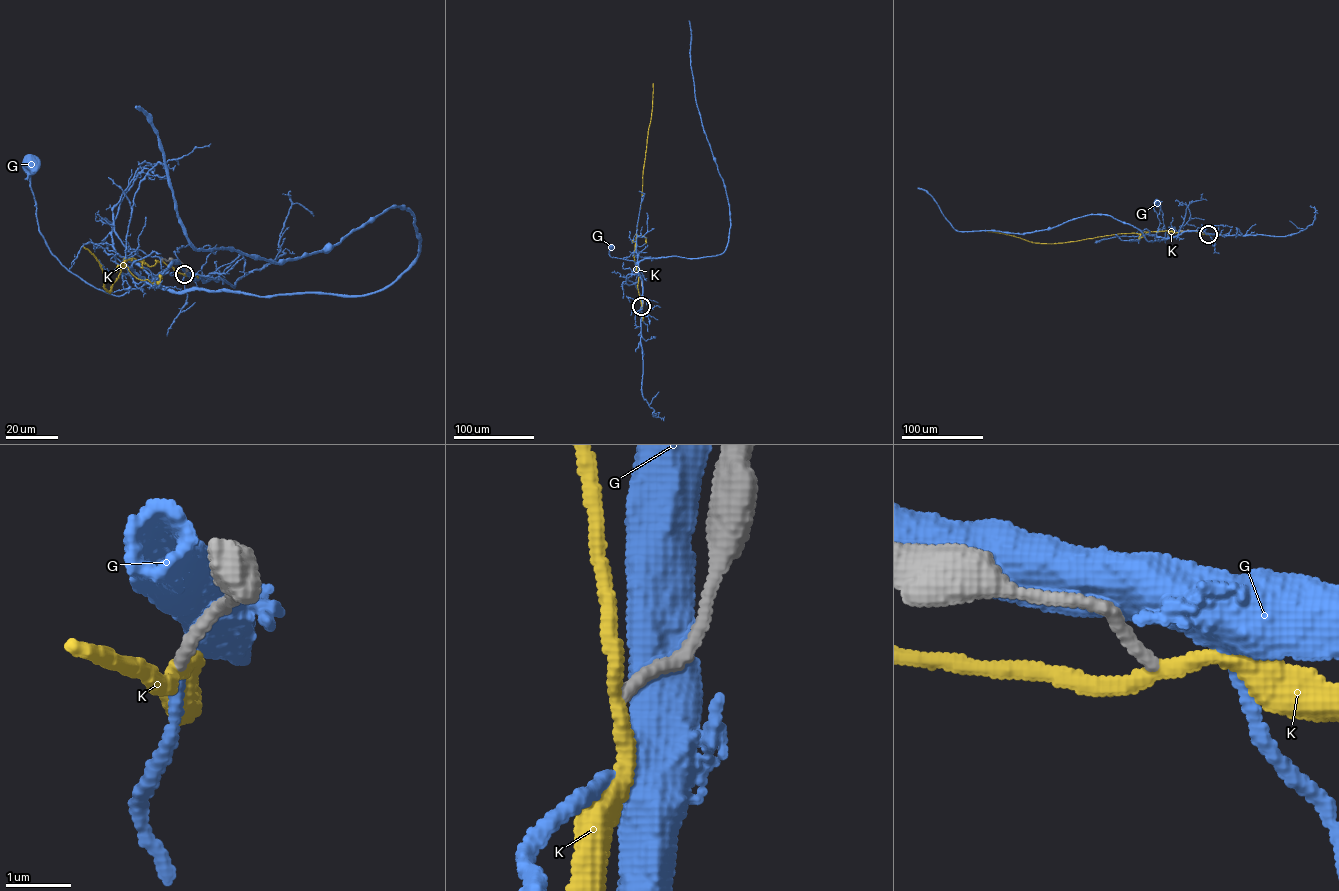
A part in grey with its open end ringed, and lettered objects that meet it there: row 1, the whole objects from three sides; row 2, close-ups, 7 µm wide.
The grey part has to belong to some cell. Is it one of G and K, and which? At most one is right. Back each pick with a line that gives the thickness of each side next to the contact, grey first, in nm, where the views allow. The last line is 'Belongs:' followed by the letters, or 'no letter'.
Belongs: no letter

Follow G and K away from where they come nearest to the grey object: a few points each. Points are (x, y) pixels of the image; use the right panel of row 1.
G: (1207, 233), (1183, 231), (1167, 238), (1165, 242), (1163, 212), (1156, 202)
K: (1208, 234), (1194, 231), (1144, 232), (1049, 244), (986, 231)

